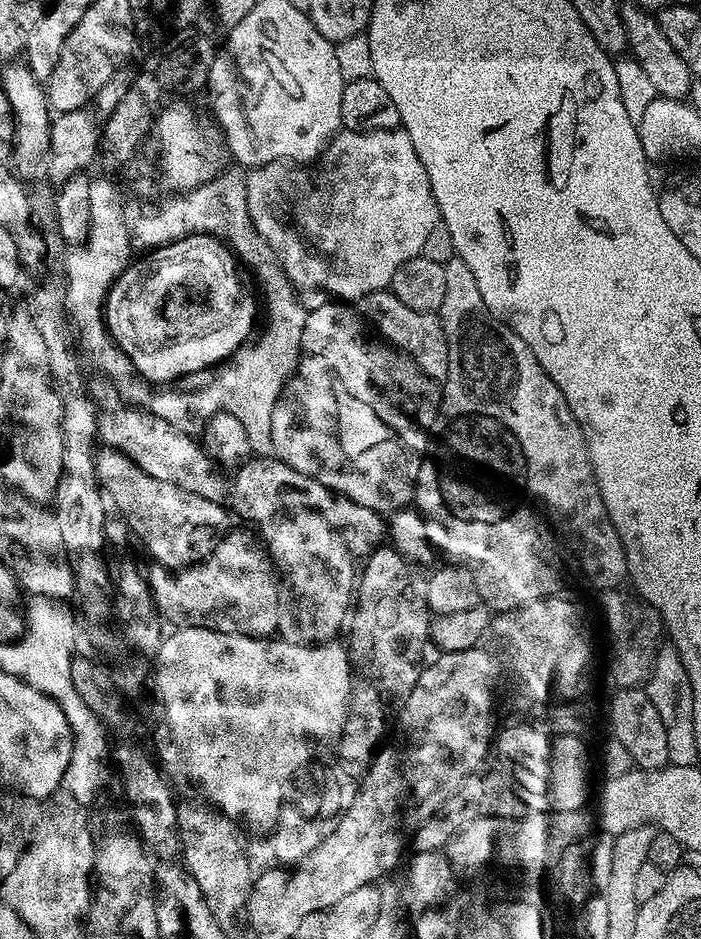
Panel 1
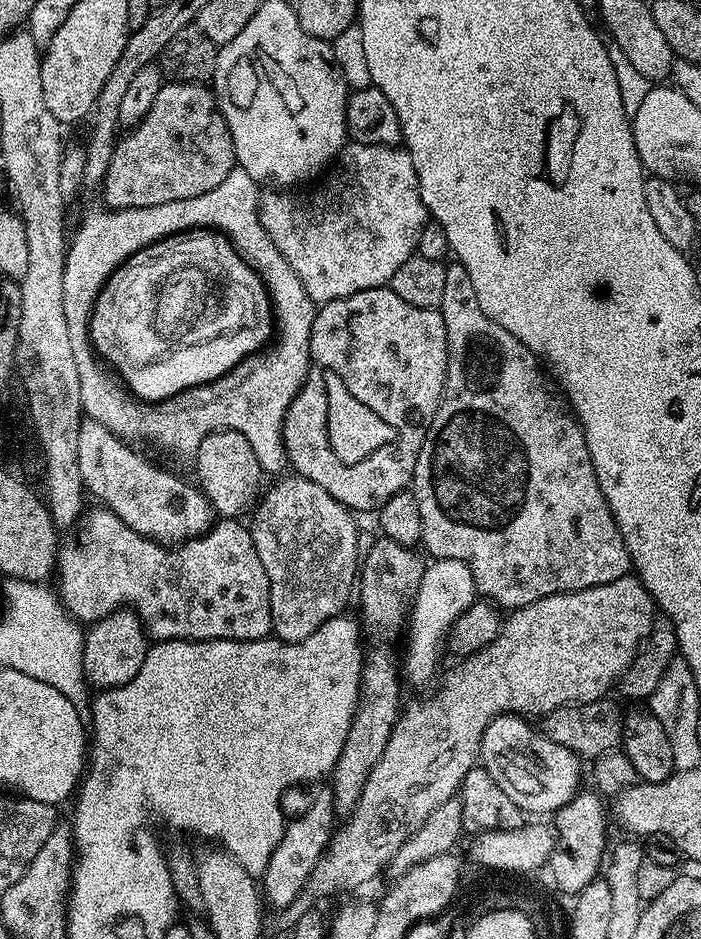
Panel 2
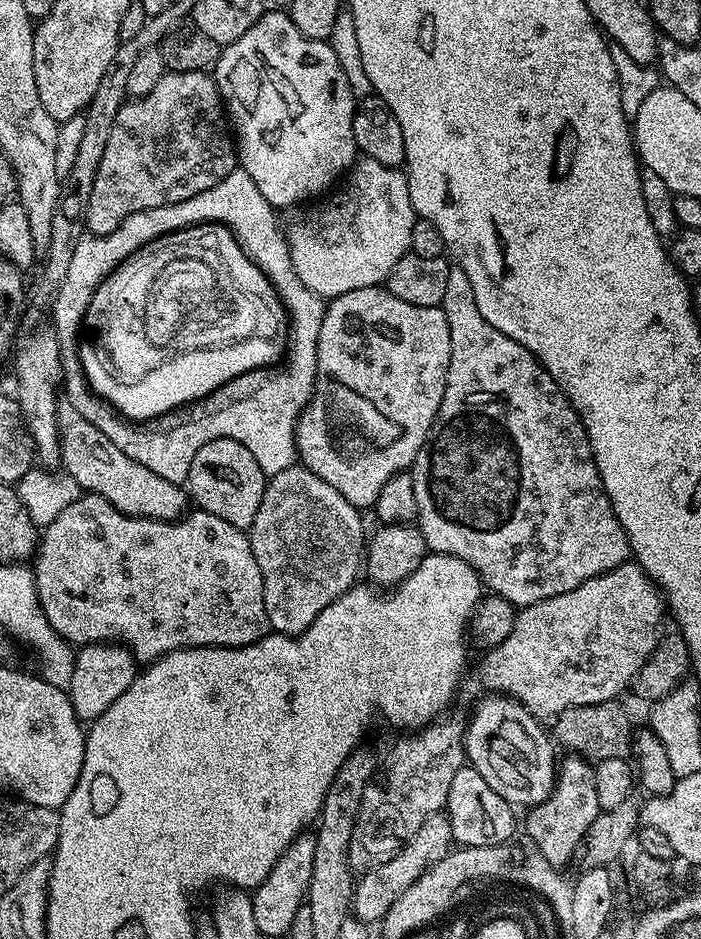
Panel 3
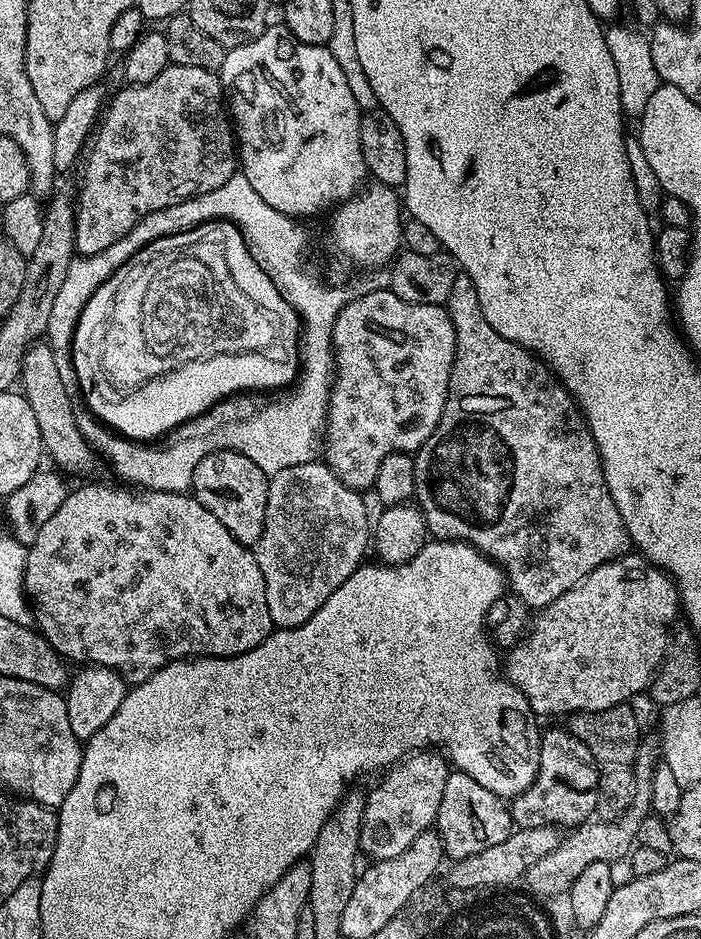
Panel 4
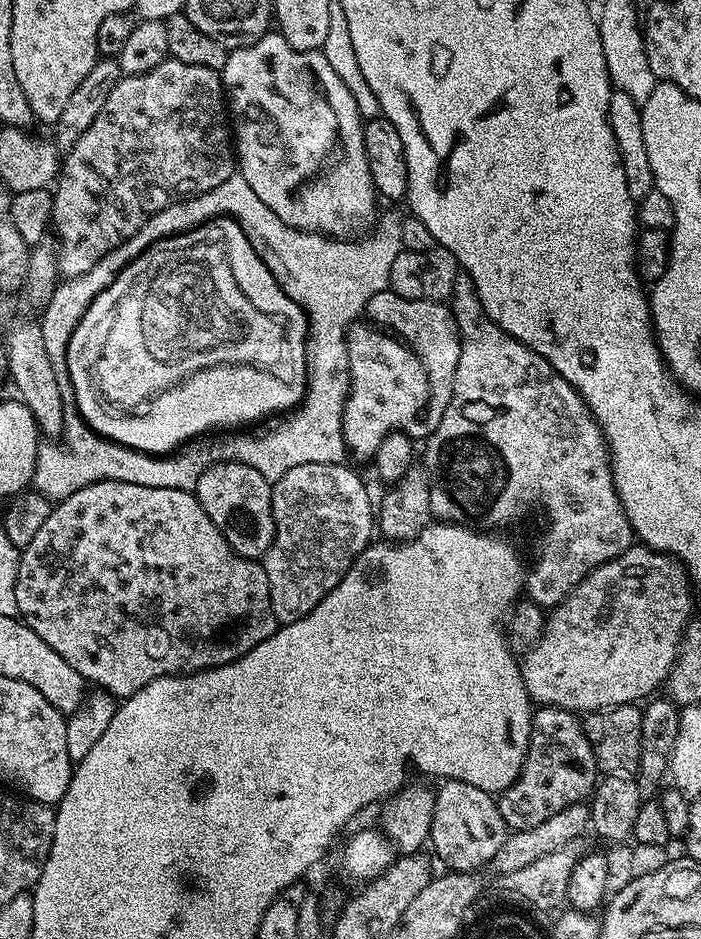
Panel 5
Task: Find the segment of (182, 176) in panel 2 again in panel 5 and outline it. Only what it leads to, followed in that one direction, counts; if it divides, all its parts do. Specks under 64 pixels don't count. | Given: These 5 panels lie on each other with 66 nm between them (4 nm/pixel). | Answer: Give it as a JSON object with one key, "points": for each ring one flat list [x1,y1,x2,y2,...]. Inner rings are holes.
{"points":[[169,58,154,66,154,70,146,70,142,74,133,76,121,75,114,90,110,90,110,98,106,98,106,103,102,105,102,114,98,114,98,118,94,118,94,123,90,125,90,130,86,130,86,134,82,134,82,138,78,138,78,142,74,142,74,146,67,149,58,179,54,184,51,227,58,241,56,257,60,263,61,277,71,278,86,274,86,270,90,270,94,262,106,258,106,254,110,254,114,246,122,246,126,238,134,238,134,234,138,234,138,230,142,230,142,226,146,226,146,222,154,218,158,210,166,210,166,206,174,202,187,200,189,196,206,194,206,190,214,190,214,186,222,186,222,182,226,182,226,178,234,175,237,168,238,157,234,151,234,132,230,127,230,113,226,107,226,93,221,73,210,70,206,66,186,66,186,62]]}

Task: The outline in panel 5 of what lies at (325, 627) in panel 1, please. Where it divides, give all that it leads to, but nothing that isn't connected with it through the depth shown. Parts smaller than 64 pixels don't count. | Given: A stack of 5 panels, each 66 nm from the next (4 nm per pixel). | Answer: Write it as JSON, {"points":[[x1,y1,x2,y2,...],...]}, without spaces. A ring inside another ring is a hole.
{"points":[[303,463,301,466,294,466,288,470,282,478,272,484,271,492,271,513,274,514,275,538,274,542,267,550,267,554,262,558,262,563,267,574,267,581,270,582,271,609,279,625,296,622,299,618,308,616,310,610,314,608,342,580,348,572,350,566,364,552,373,539,376,530,376,512,370,506,367,499,365,481,359,477,349,465,336,463]]}

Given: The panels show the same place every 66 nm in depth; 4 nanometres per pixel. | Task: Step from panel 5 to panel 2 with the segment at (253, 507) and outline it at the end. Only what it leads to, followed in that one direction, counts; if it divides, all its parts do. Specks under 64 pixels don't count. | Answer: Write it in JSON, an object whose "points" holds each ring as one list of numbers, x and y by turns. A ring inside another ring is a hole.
{"points":[[222,428,217,432,206,434,202,442,194,449,196,455,196,477,198,485,205,498,212,503,213,513,224,518,240,518,243,512,253,507,261,495,260,463,254,458,254,450,250,442,240,432]]}

